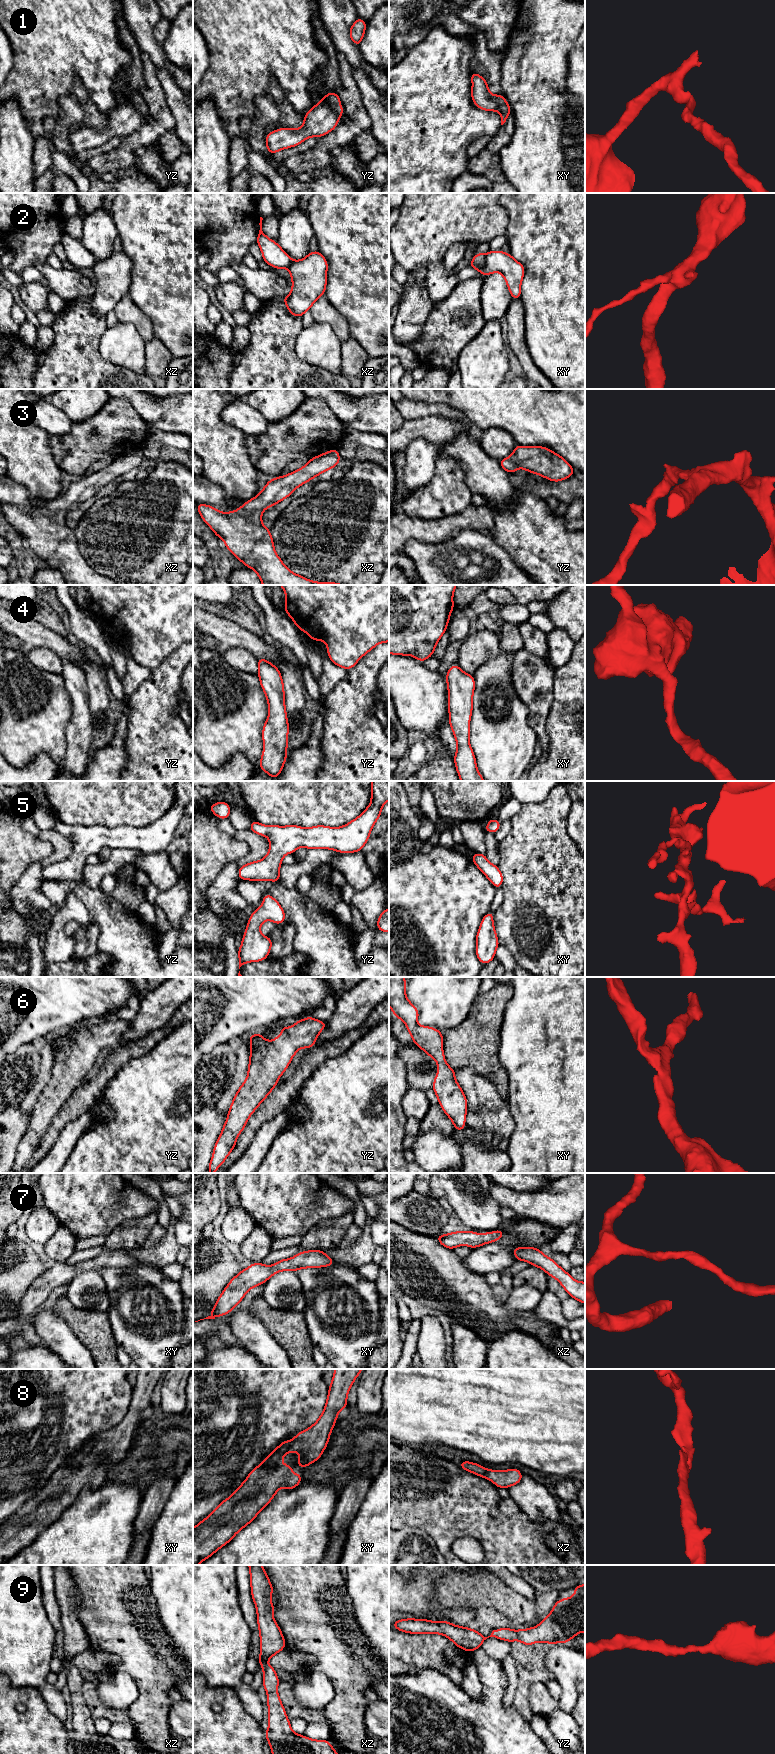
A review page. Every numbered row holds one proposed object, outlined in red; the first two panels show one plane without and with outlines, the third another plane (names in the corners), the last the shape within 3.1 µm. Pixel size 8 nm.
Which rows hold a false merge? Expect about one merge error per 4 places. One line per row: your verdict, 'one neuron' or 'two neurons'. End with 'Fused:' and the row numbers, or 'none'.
1: one neuron
2: two neurons
3: one neuron
4: one neuron
5: one neuron
6: one neuron
7: one neuron
8: one neuron
9: one neuron
Fused: 2

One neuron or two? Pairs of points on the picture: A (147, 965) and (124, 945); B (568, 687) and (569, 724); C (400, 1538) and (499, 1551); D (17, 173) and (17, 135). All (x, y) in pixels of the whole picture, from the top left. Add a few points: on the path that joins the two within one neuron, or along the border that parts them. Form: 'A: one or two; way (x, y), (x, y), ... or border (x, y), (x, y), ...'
A: one; way (141, 961), (130, 950)
B: one; way (569, 696), (569, 715)
C: two; border (417, 1527), (428, 1534), (442, 1554)
D: one; way (17, 164), (17, 144)

